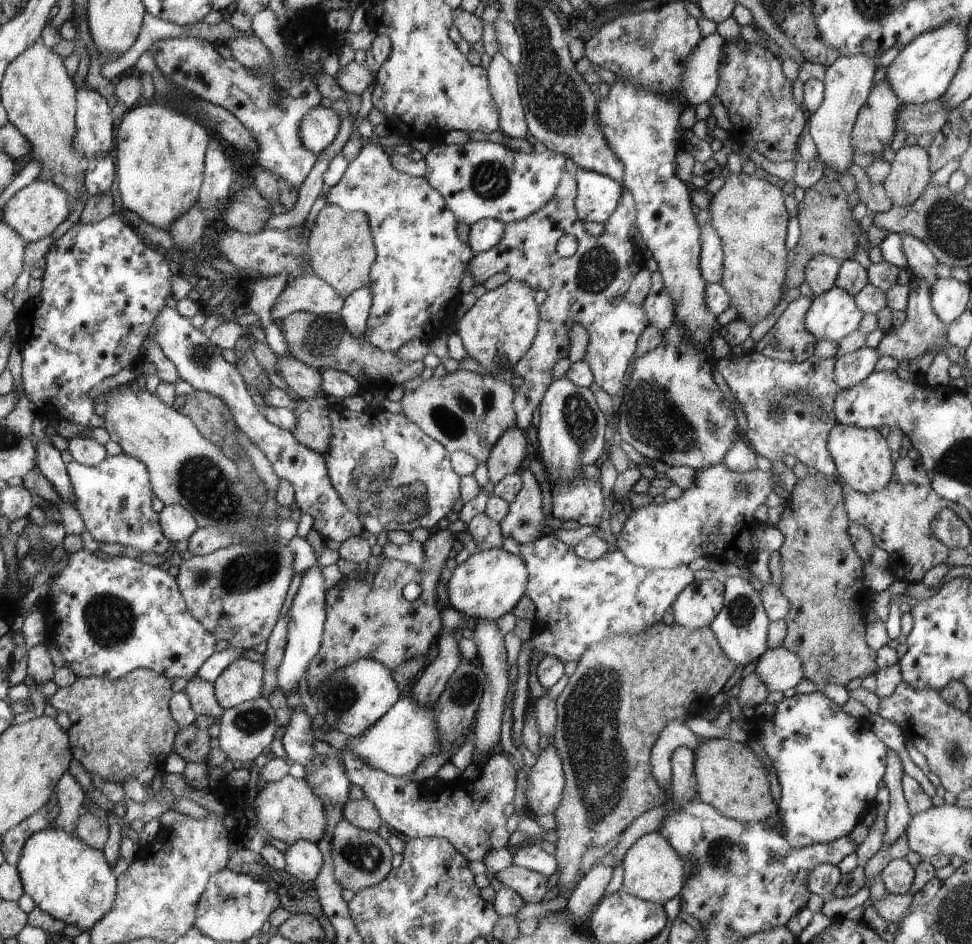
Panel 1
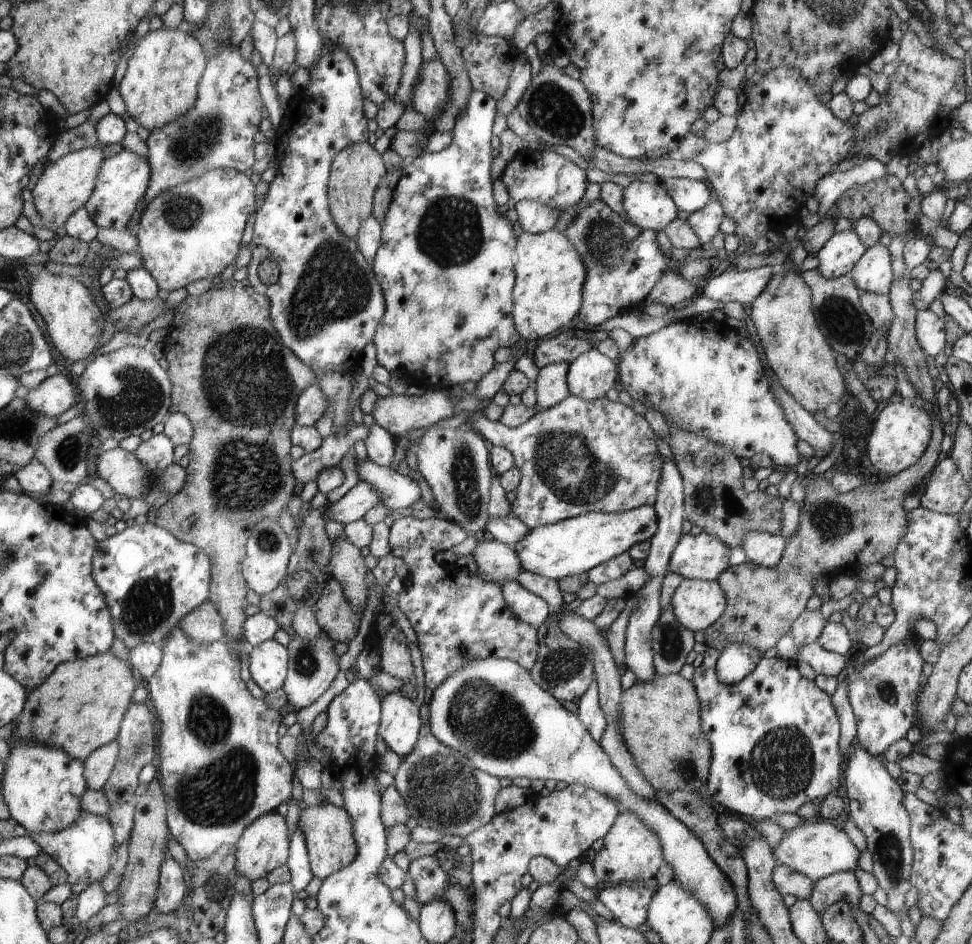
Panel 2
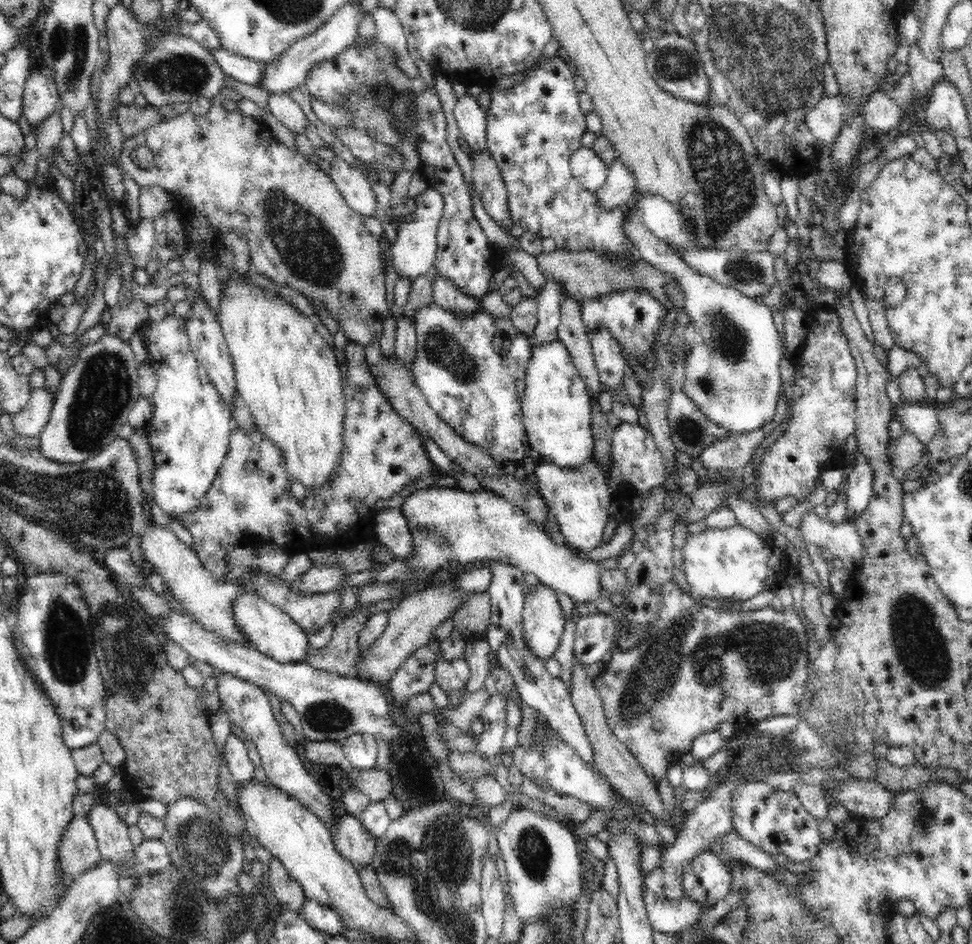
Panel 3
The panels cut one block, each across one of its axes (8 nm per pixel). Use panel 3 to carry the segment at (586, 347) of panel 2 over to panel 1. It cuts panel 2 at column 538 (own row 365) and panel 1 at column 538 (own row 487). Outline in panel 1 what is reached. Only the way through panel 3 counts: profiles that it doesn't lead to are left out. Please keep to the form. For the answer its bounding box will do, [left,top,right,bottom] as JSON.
[466,173,649,430]

